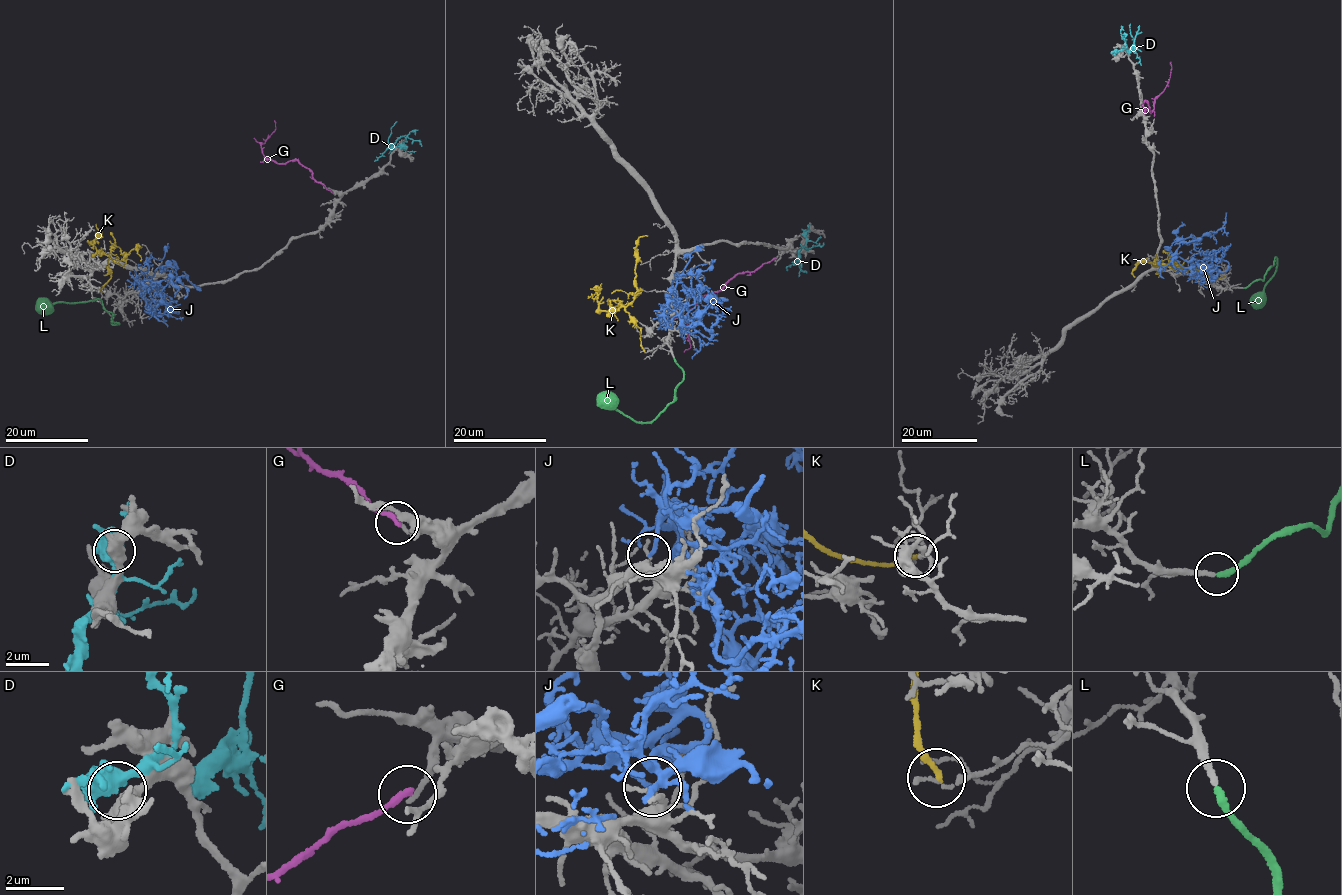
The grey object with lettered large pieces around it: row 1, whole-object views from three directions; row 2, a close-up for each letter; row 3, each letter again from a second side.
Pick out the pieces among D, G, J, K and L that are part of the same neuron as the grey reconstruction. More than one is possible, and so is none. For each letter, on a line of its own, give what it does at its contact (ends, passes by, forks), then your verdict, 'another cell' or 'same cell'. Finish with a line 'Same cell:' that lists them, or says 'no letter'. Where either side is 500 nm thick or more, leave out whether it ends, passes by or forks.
D: it forks | another cell
G: it ends | another cell
J: it ends | another cell
K: it ends | another cell
L: it ends | same cell
Same cell: L

